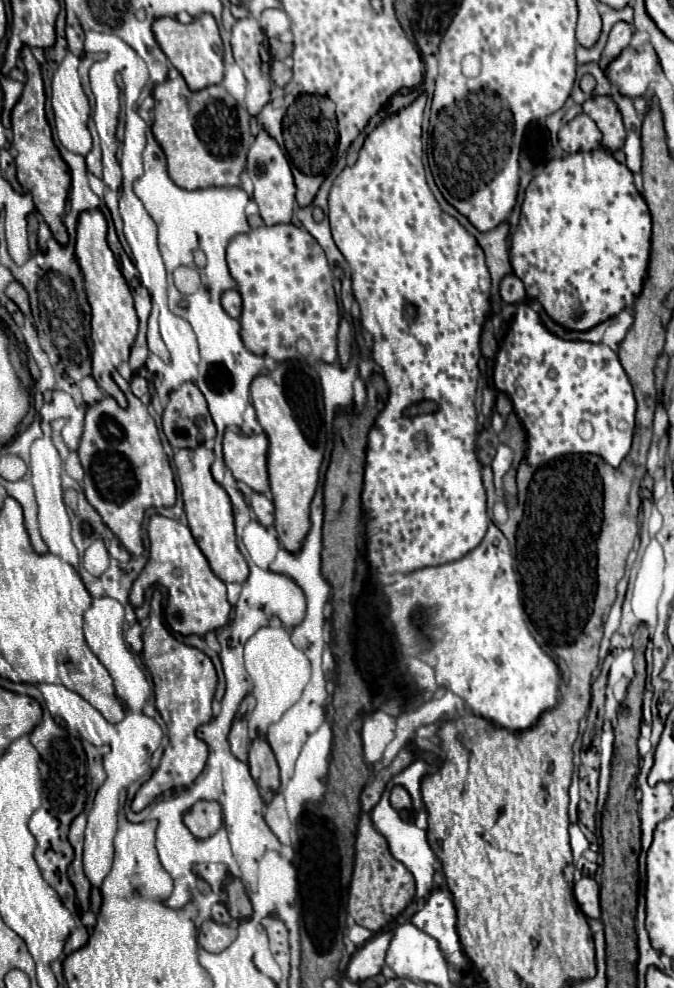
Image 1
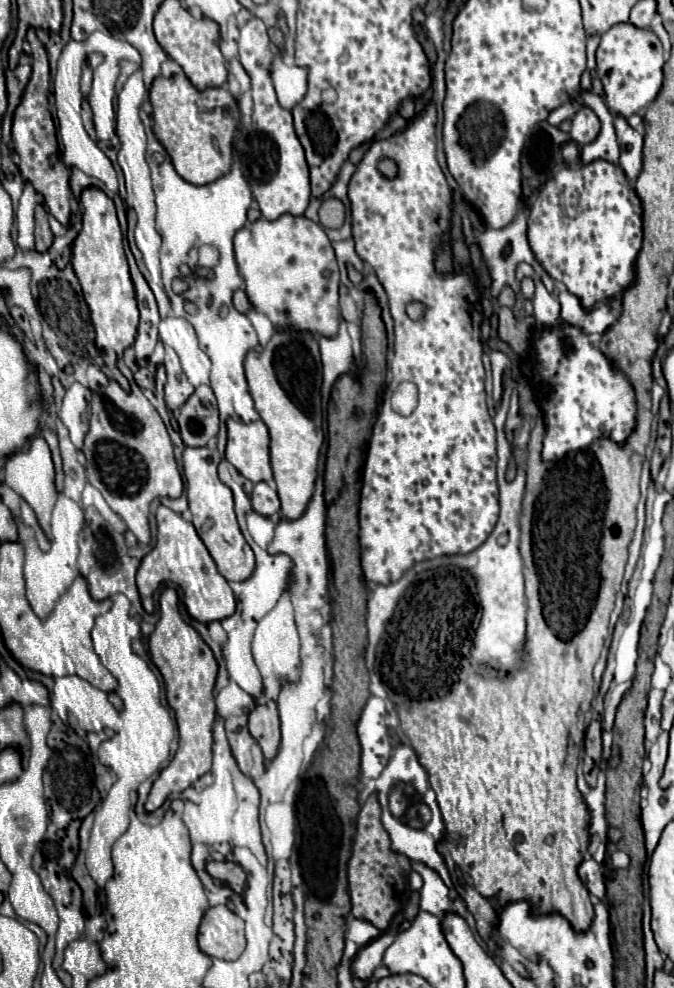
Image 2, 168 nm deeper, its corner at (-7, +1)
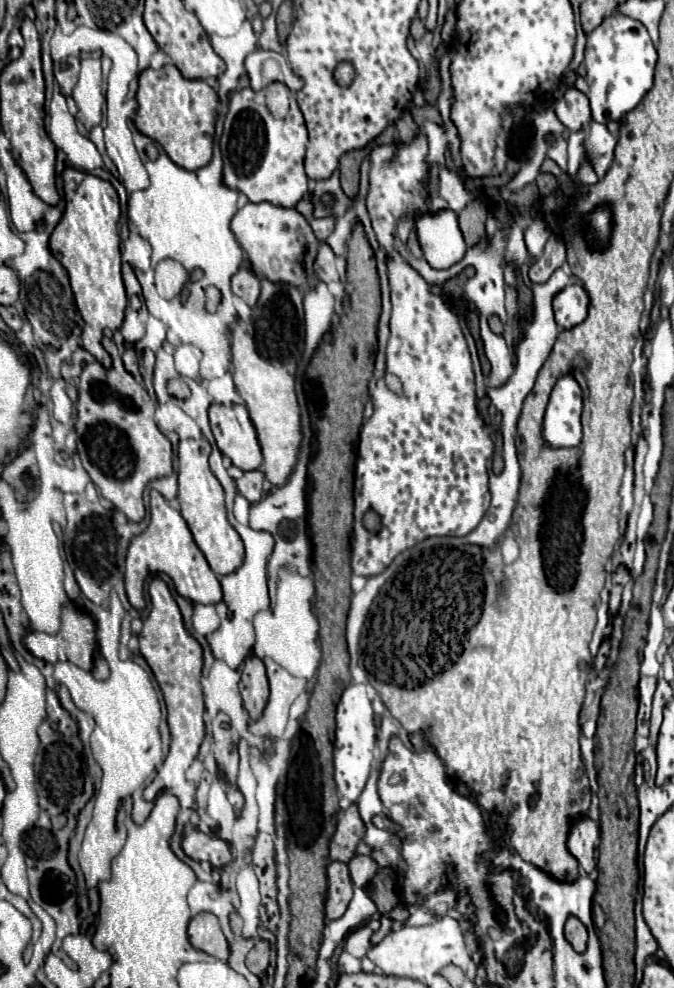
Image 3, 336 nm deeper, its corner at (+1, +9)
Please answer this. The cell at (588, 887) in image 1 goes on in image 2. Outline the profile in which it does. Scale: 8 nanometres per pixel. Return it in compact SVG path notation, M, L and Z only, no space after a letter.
M586 858L580 866L578 866L578 876L580 880L588 886L590 894L604 898L606 886L604 886L604 874L602 874L602 864L598 864L594 858Z

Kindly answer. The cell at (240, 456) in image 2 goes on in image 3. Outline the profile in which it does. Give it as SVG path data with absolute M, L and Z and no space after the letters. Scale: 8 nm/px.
M212 404L208 416L220 452L240 470L260 468L262 450L246 406Z

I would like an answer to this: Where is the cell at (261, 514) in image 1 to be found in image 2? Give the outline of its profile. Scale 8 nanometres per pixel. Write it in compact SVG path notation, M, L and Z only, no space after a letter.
M256 482L250 500L252 500L252 508L262 516L272 516L280 510L278 494L268 482Z

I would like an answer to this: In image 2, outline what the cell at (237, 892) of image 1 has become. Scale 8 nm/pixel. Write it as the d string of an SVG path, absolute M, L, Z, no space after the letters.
M208 860L206 864L206 872L210 876L216 876L220 880L226 880L226 884L234 890L234 892L242 892L244 890L244 882L246 882L246 872L240 864L232 862L232 860L224 860L224 862L216 862L216 860Z

